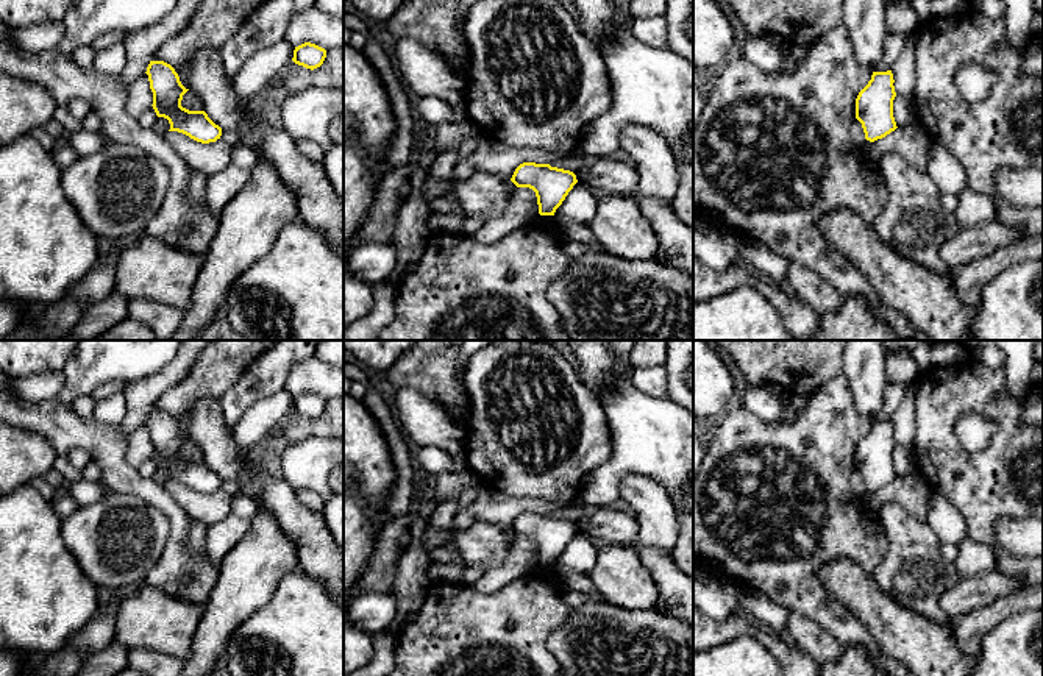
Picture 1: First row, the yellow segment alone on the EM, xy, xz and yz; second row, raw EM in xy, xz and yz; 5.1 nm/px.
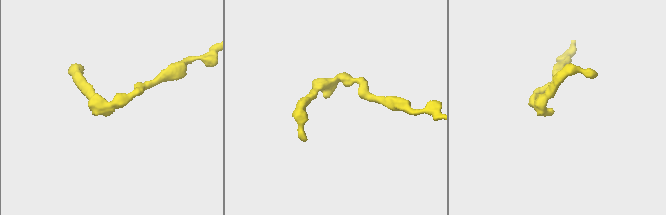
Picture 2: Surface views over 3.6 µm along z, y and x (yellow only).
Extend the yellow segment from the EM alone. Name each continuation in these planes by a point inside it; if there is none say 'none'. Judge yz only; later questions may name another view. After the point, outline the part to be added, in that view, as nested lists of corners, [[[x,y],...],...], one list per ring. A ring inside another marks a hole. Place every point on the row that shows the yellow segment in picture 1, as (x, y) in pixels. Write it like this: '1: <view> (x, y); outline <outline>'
1: yz (872, 166); outline [[[867,141],[862,147],[860,147],[860,161],[867,170],[867,173],[870,176],[882,176],[881,167],[879,167],[879,161],[876,161],[871,155],[870,155],[870,147],[871,142]]]

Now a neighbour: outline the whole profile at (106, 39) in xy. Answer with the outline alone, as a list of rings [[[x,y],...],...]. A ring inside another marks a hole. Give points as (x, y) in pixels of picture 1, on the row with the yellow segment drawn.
[[[109,31],[109,33],[105,33],[105,34],[97,36],[89,45],[91,45],[95,52],[98,52],[98,50],[101,50],[101,48],[106,48],[106,47],[109,47],[109,45],[122,41],[123,36],[125,36],[125,34],[120,33],[120,31]]]

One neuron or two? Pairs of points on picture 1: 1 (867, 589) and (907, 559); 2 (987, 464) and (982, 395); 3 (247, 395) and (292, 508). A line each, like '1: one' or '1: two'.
1: two
2: one
3: two

